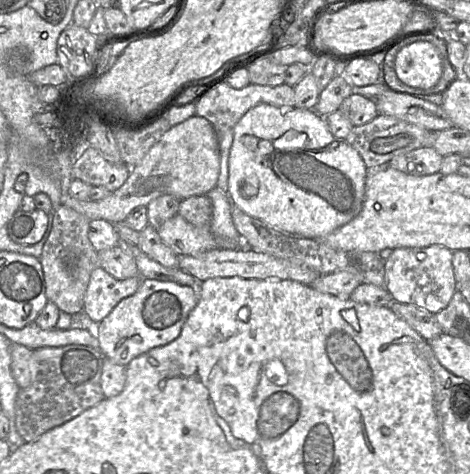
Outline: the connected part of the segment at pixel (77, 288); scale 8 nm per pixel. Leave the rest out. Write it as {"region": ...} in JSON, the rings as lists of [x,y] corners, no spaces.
{"region":[[[60,205],[53,212],[52,229],[39,258],[48,301],[55,303],[60,311],[70,315],[83,311],[84,297],[91,273],[99,267],[98,251],[88,238],[90,221],[77,211]]]}

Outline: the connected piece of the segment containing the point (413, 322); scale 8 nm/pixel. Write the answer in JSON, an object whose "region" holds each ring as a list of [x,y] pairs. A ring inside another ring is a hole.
{"region":[[[392,302],[389,307],[425,340],[430,341],[443,334],[435,314],[430,311],[413,304],[398,302]]]}

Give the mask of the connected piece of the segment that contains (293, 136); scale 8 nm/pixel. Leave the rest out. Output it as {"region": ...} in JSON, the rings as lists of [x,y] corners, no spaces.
{"region":[[[268,104],[251,108],[233,129],[228,164],[227,195],[232,204],[248,216],[286,234],[322,240],[354,219],[362,209],[368,168],[345,139],[338,139],[329,131],[325,117],[314,109]]]}

